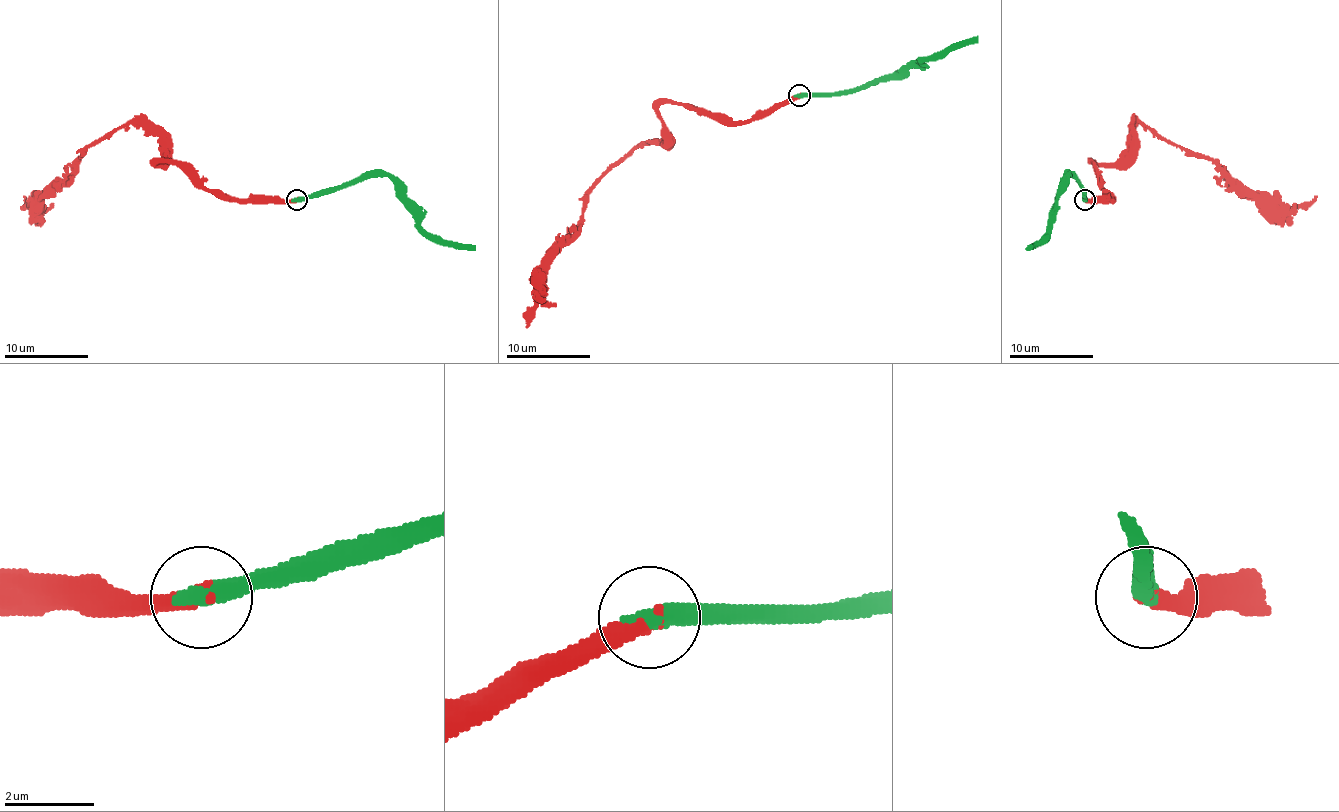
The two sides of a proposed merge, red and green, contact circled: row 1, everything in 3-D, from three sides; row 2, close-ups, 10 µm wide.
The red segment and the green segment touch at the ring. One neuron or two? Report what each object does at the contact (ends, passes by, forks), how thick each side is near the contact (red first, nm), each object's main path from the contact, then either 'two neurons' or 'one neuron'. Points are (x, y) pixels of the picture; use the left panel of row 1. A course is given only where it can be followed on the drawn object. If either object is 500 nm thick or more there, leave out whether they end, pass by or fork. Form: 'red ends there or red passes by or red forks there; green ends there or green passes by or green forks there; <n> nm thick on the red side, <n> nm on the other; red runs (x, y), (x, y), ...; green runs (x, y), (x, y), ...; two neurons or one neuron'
red ends there; green ends there; 400 nm thick on the red side, 440 nm on the other; red runs (296, 200), (218, 198), (176, 165), (155, 163), (163, 141), (129, 122), (85, 150), (34, 207), (24, 196); green runs (296, 200), (345, 188), (374, 175), (387, 175), (393, 182), (397, 196), (427, 232), (475, 249); one neuron

